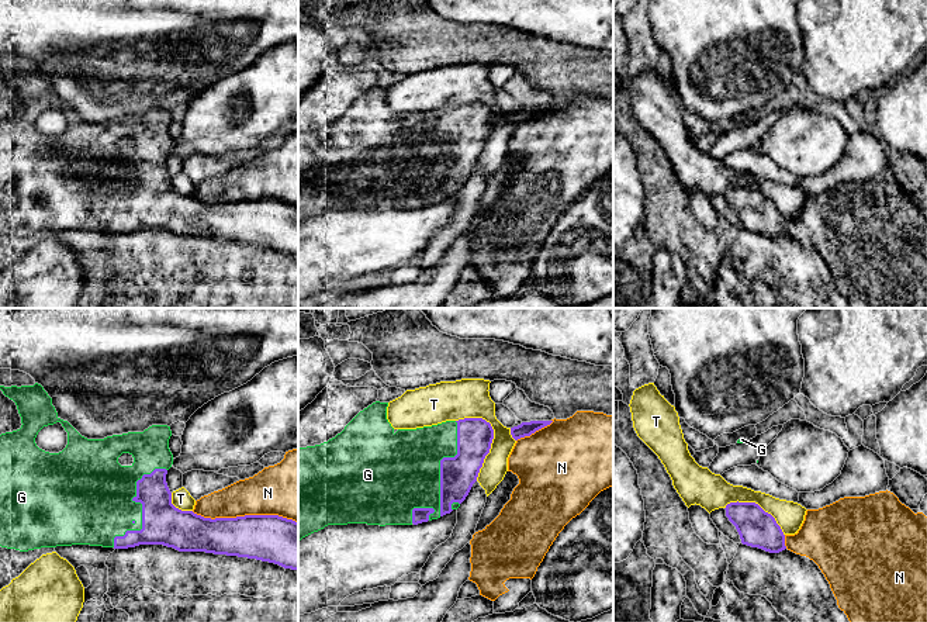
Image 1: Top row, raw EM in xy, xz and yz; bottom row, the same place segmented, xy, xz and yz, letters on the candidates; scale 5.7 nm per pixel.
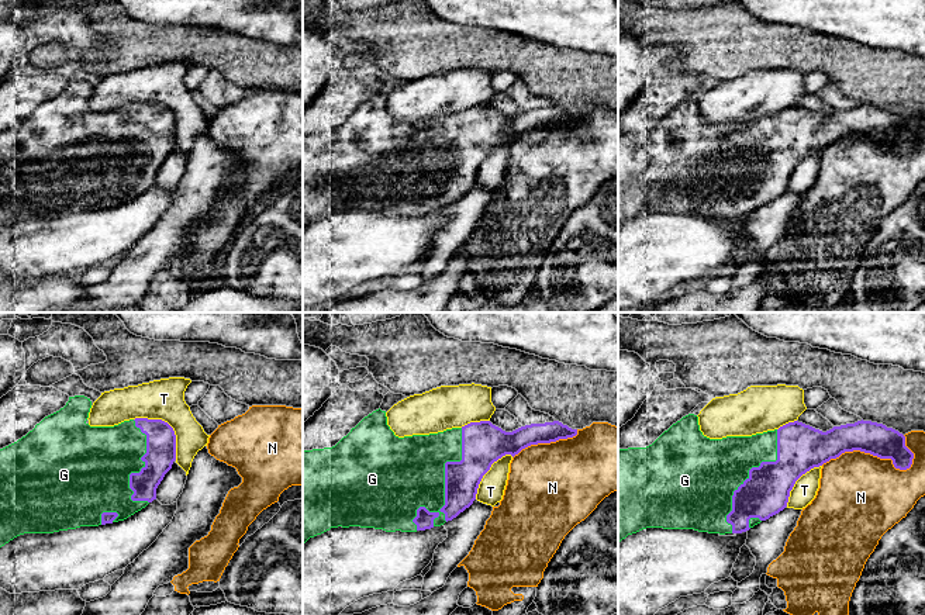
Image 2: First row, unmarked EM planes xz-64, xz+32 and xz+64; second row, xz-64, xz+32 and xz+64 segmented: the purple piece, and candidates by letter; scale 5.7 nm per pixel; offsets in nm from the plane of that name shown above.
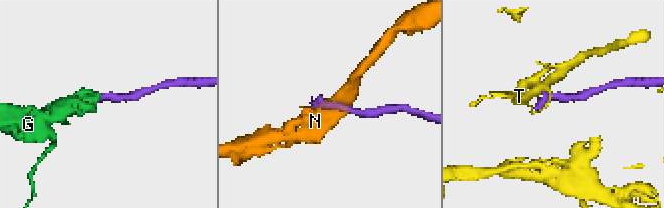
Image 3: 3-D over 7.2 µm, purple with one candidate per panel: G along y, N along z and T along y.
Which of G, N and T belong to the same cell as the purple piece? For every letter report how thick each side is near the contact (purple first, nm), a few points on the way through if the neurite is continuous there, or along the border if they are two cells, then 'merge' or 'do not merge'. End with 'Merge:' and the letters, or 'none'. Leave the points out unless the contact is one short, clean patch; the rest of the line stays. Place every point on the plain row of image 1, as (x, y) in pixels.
G: 240 nm thick on the purple side, 380 nm on the other; merge
N: 280 nm thick on the purple side, 280 nm on the other; do not merge
T: 200 nm thick on the purple side, 200 nm on the other; do not merge
Merge: G

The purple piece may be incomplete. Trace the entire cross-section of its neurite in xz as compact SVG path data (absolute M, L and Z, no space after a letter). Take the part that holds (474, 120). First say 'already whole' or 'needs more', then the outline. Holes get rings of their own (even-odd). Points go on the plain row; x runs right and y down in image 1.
needs more | M376 86L335 122L298 132L298 227L328 210L418 210L450 198L468 180L491 134L491 108L482 103L464 103L395 117L387 104L387 91L388 87Z

